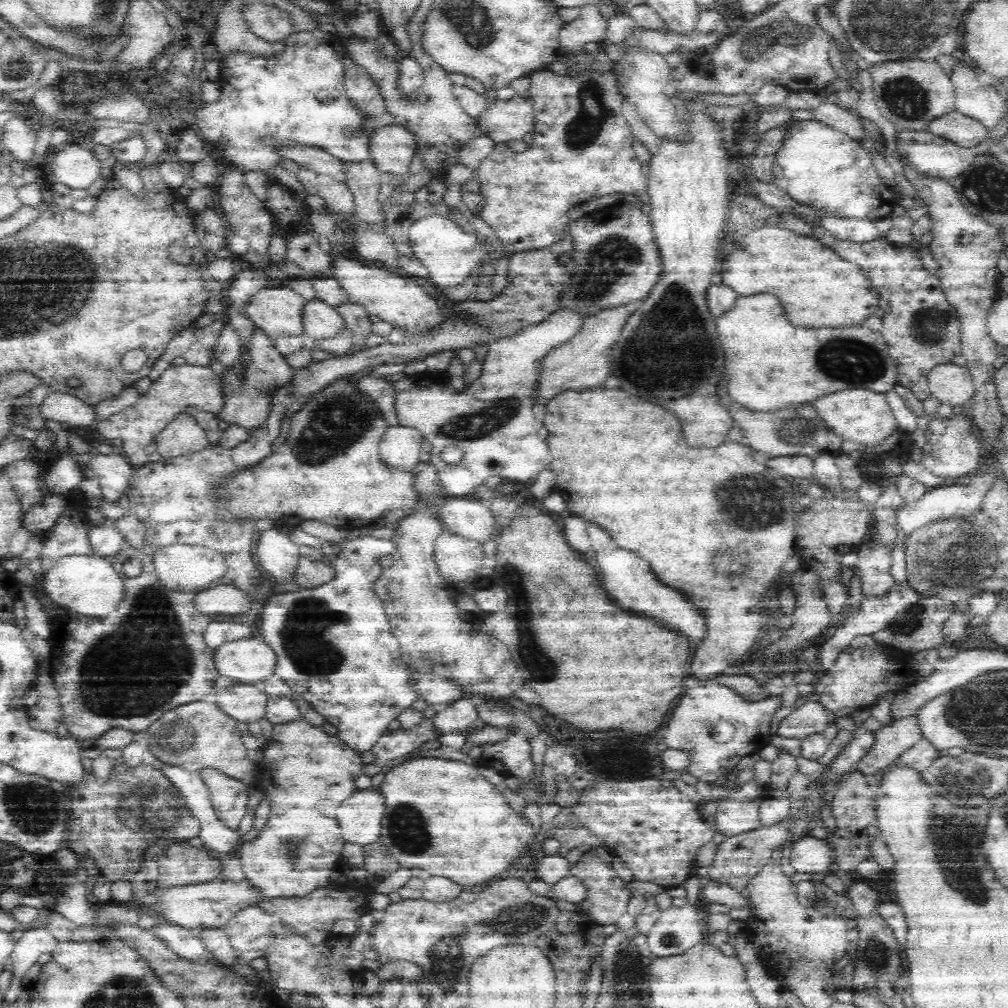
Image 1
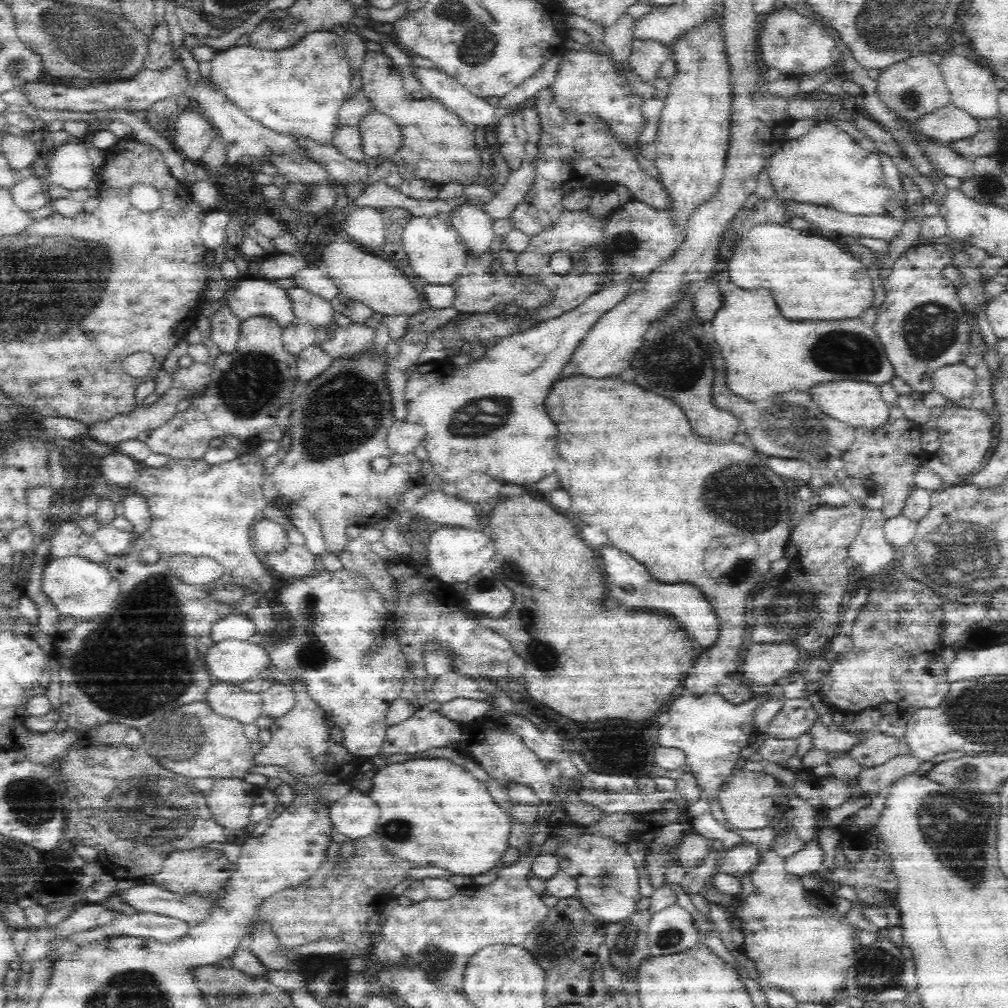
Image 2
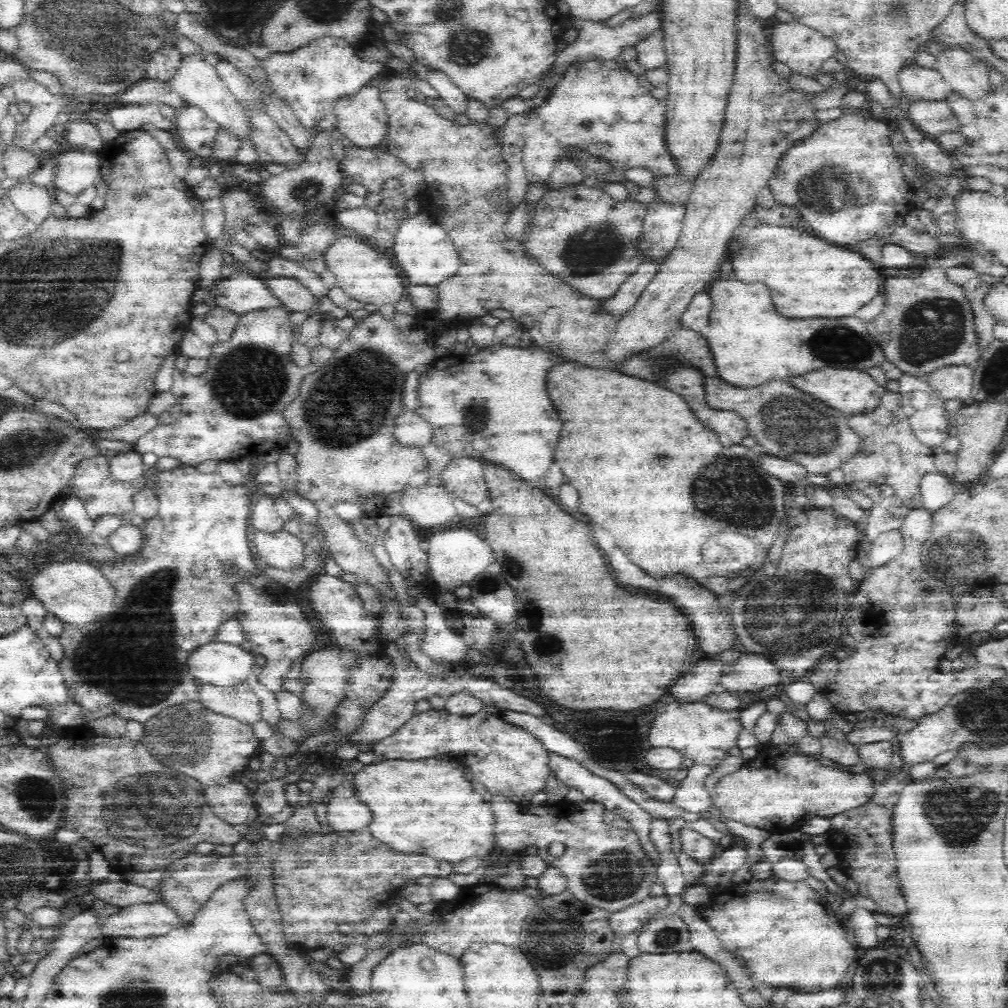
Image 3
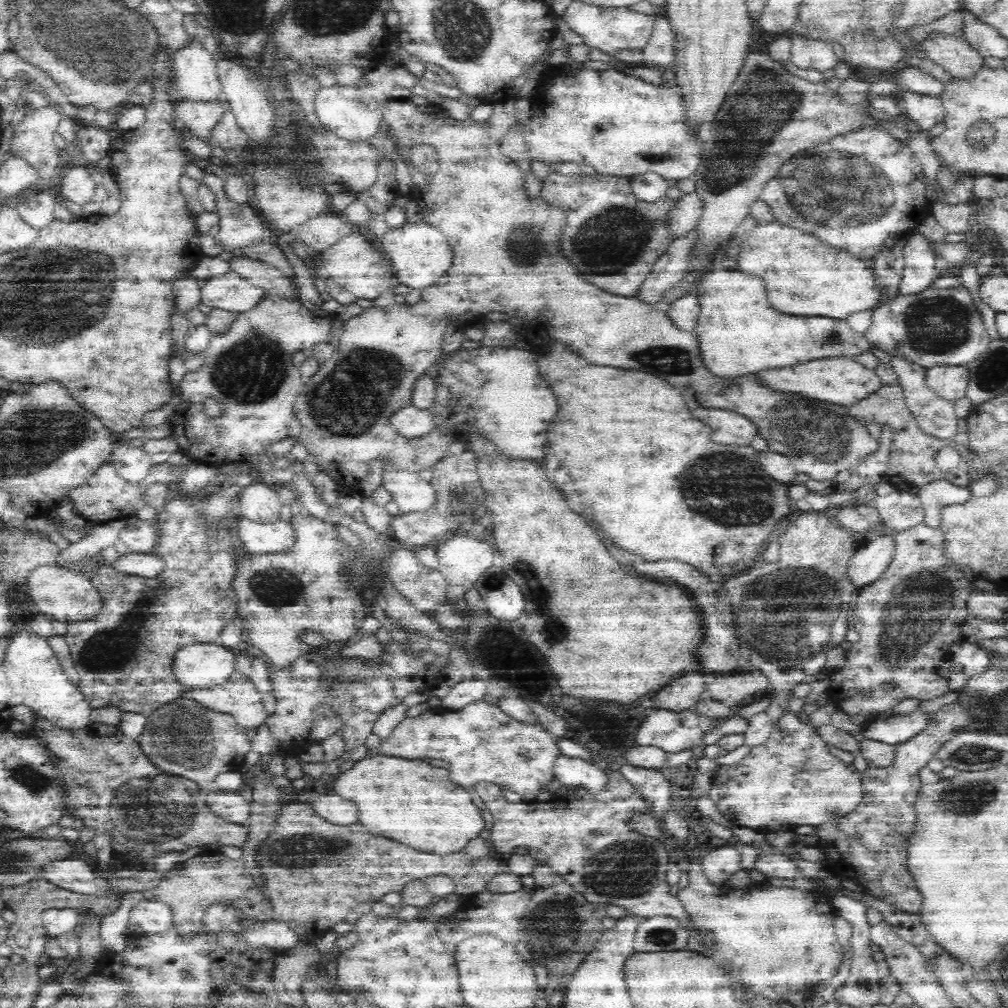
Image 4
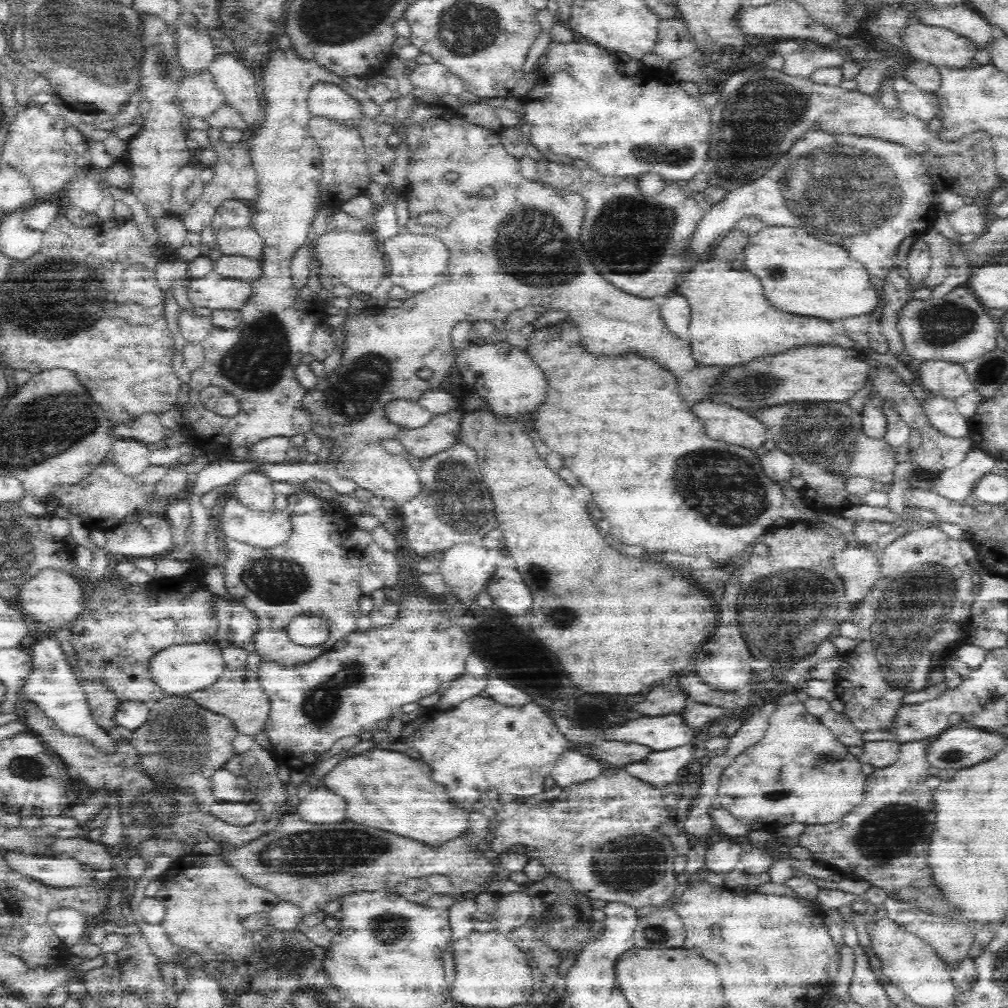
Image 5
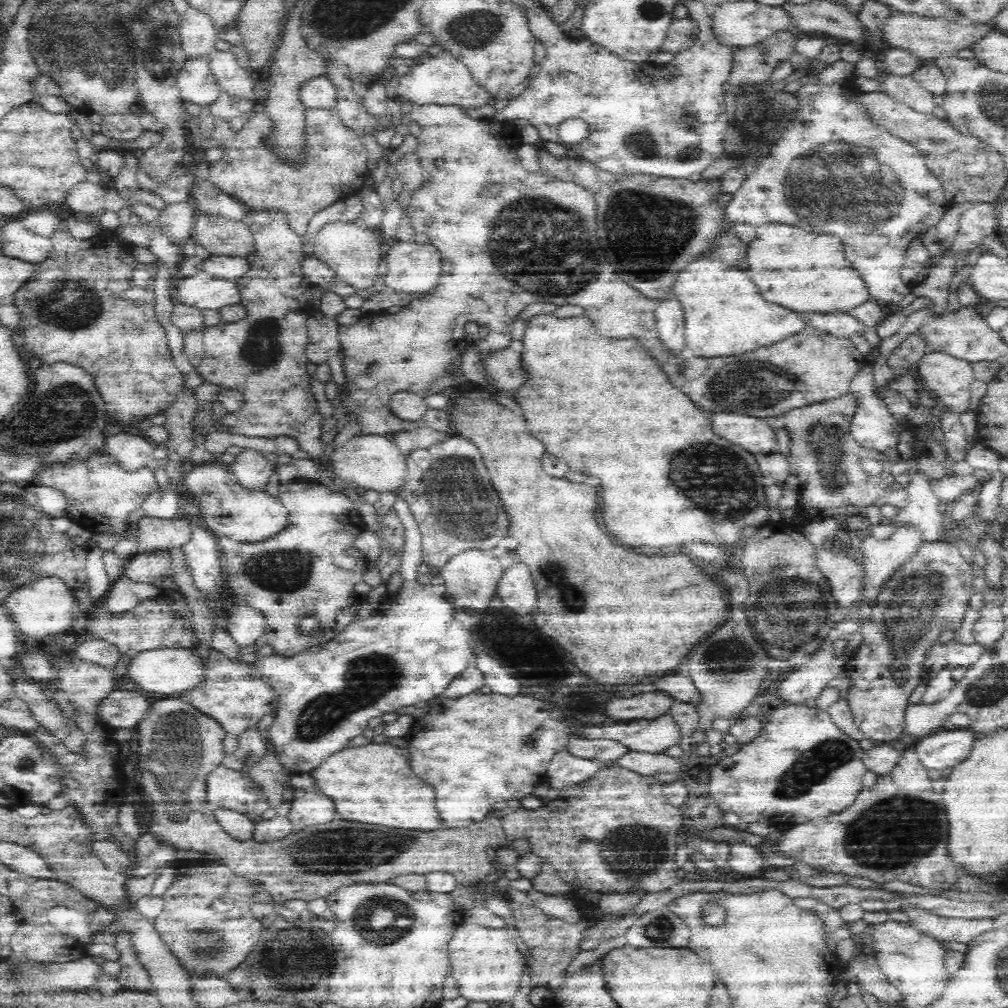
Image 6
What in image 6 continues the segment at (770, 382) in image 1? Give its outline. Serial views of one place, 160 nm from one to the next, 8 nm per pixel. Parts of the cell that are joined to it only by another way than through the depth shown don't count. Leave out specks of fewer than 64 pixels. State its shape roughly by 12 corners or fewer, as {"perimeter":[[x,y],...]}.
{"perimeter":[[712,254],[672,284],[686,353],[740,355],[806,326]]}

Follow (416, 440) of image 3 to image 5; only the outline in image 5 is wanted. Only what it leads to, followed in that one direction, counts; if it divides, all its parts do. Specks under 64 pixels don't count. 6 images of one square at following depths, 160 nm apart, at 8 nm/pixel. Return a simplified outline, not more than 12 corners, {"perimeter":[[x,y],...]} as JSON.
{"perimeter":[[397,398],[386,403],[386,416],[406,429],[434,418],[420,401]]}

